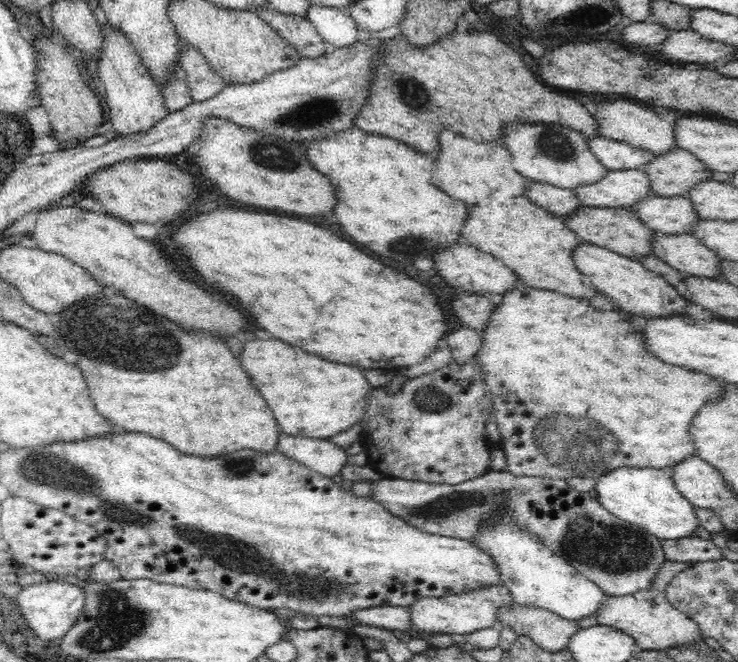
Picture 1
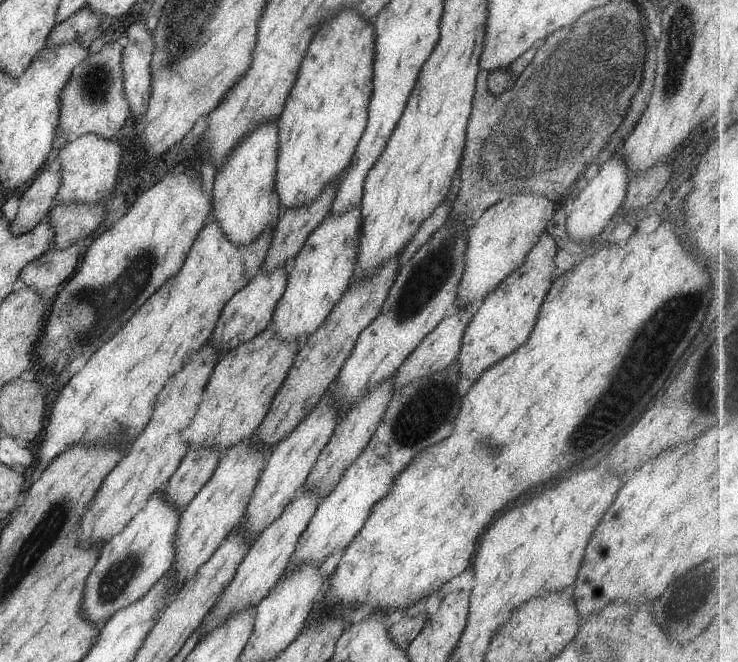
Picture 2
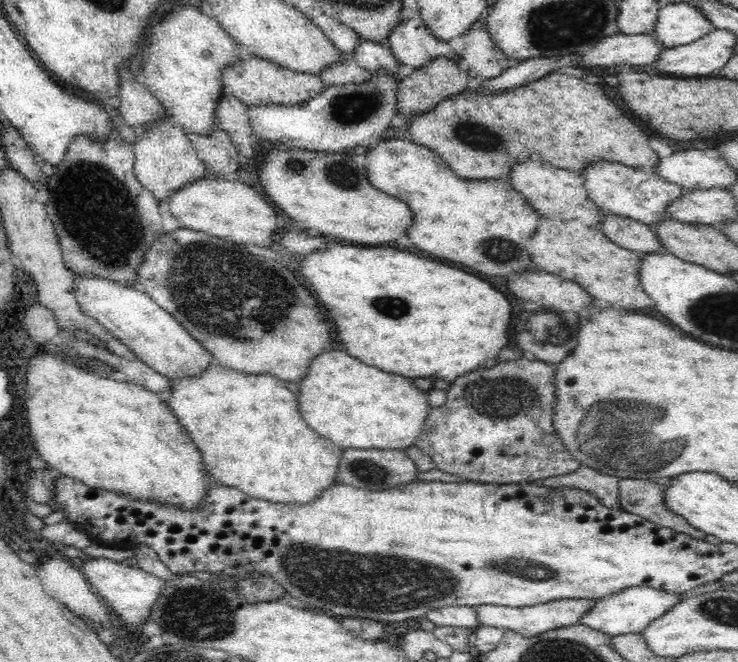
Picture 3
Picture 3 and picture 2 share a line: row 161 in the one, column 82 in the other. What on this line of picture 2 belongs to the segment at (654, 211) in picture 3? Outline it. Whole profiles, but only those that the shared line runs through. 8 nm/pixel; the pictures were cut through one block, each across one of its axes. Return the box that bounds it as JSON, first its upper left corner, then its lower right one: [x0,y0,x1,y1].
[80,490,181,628]

